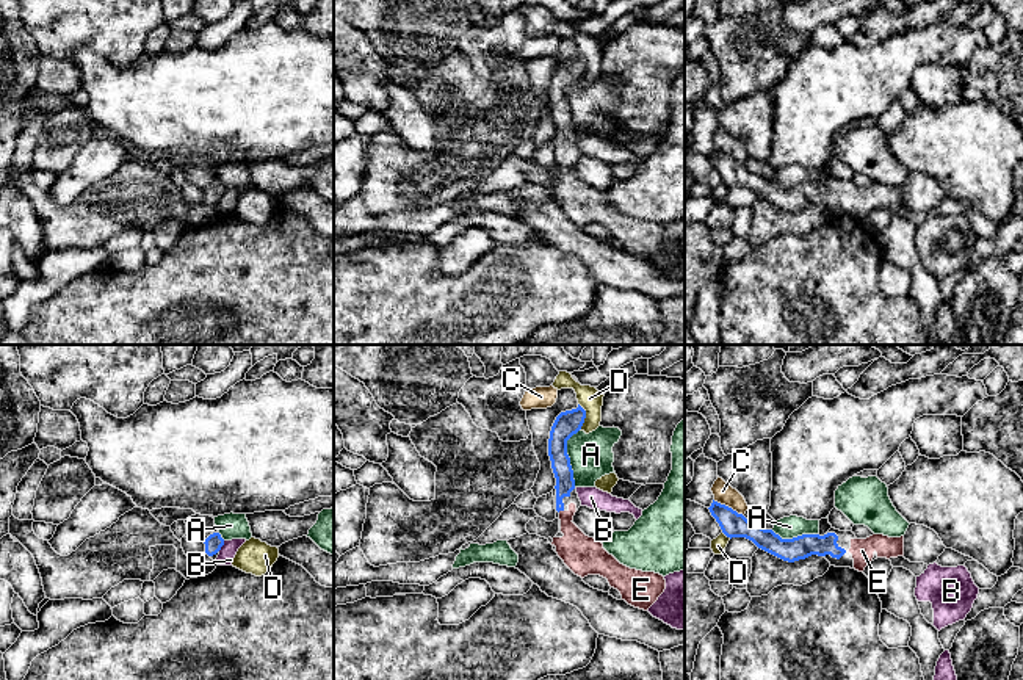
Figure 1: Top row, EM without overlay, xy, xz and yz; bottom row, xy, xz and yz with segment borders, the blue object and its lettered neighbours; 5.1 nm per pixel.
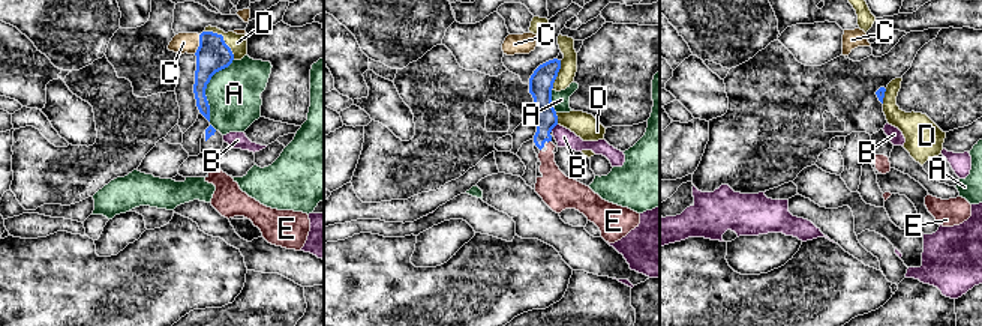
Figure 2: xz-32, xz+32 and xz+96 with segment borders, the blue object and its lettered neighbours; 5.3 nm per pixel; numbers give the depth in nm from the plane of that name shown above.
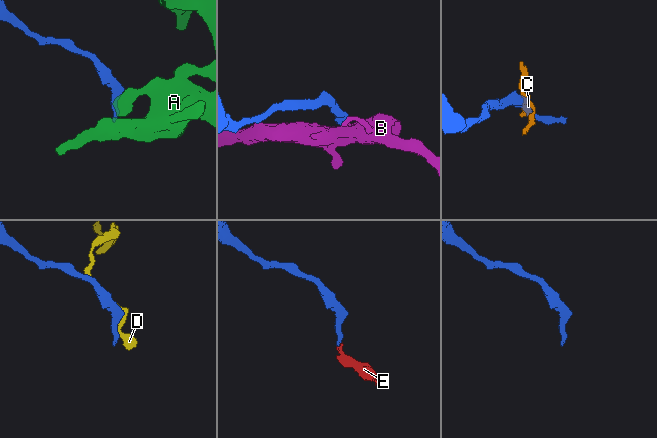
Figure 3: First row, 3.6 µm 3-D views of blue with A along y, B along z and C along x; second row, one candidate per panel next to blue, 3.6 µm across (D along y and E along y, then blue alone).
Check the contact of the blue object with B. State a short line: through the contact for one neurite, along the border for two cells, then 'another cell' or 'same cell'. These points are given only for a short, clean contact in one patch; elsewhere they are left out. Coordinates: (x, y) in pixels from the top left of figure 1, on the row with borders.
line xy (224, 541), (218, 550); another cell

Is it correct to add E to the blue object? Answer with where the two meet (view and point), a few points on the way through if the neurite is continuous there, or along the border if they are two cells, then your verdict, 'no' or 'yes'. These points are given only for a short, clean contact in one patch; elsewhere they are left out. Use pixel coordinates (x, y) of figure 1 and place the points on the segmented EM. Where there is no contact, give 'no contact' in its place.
meets blue in xz at (560, 510); runs through xz (561, 466), (560, 510), (580, 553); yes

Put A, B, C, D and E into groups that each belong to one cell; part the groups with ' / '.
A / B / C / D / E

